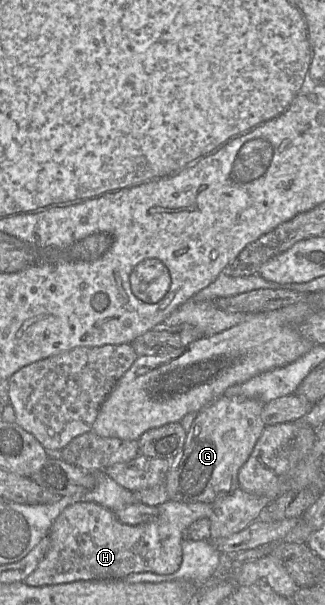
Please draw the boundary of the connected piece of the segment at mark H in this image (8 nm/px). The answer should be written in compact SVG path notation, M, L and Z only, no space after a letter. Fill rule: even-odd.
M168 500L158 506L156 518L129 525L118 520L115 512L93 502L77 502L66 507L50 531L50 546L37 568L23 581L39 587L80 580L123 579L141 572L172 574L182 561L181 542L188 527L199 519L211 518L212 505L186 504Z

